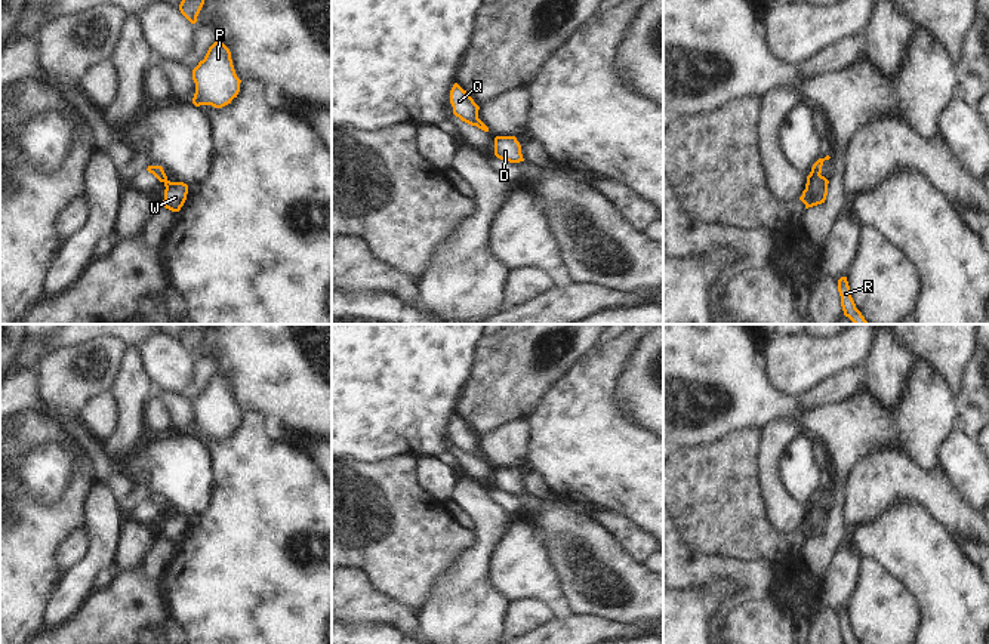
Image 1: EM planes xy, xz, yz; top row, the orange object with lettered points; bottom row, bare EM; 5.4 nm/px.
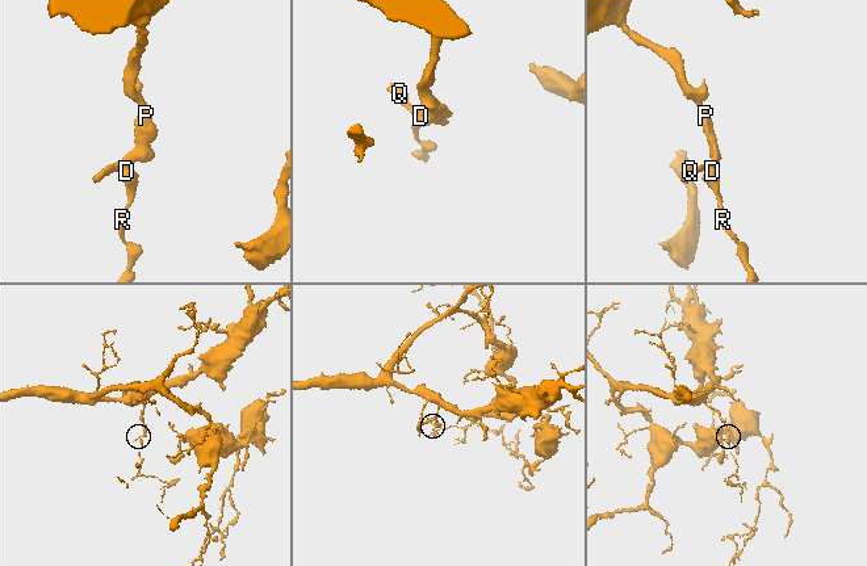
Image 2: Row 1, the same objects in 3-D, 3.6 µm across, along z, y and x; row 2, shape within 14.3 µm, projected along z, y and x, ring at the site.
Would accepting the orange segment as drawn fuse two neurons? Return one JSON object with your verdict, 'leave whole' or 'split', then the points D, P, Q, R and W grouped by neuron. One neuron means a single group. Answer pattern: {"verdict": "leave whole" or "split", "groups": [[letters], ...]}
{"verdict": "split", "groups": [["D", "R", "W"], ["P", "Q"]]}

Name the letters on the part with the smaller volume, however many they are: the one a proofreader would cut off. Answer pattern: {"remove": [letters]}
{"remove": ["D", "R", "W"]}

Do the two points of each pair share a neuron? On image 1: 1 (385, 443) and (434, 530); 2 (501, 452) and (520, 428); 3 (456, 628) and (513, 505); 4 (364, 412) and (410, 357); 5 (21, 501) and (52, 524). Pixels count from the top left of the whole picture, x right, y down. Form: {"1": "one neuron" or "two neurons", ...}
{"1": "two neurons", "2": "one neuron", "3": "two neurons", "4": "one neuron", "5": "one neuron"}

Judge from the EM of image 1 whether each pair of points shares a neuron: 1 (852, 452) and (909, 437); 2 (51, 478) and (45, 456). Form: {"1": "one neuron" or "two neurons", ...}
{"1": "one neuron", "2": "one neuron"}

